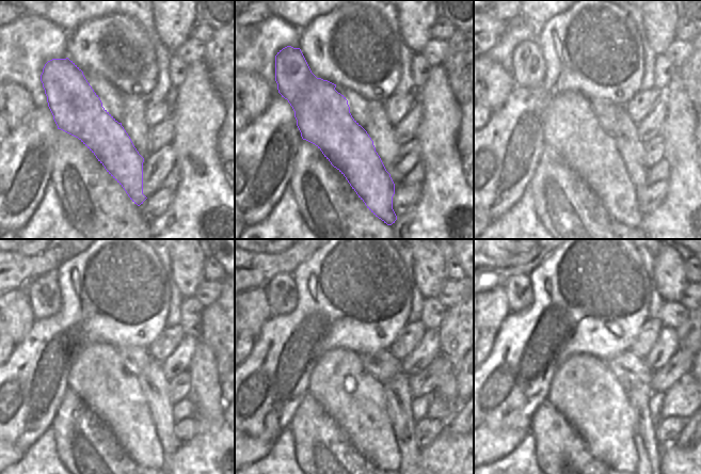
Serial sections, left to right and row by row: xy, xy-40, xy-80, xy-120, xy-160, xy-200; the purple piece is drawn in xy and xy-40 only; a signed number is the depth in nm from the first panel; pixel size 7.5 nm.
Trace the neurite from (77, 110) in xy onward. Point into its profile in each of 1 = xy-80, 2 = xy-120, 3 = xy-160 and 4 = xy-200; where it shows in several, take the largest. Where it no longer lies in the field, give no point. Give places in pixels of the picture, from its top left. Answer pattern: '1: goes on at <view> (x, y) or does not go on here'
1: goes on at xy-80 (571, 127)
2: goes on at xy-120 (98, 376)
3: goes on at xy-160 (347, 391)
4: goes on at xy-200 (584, 390)

